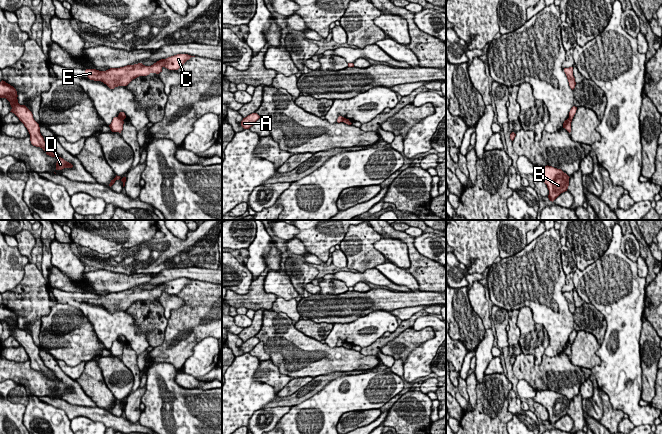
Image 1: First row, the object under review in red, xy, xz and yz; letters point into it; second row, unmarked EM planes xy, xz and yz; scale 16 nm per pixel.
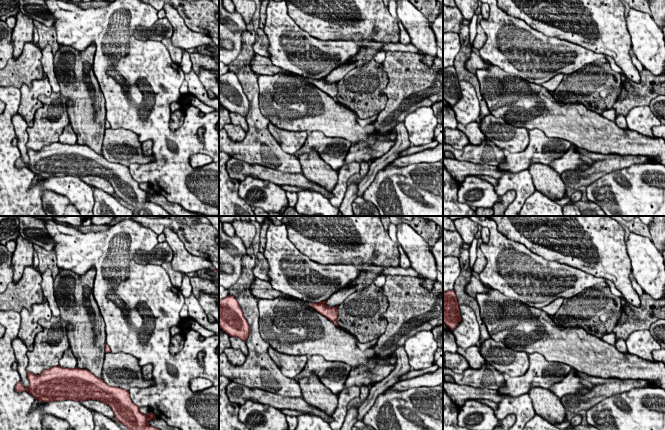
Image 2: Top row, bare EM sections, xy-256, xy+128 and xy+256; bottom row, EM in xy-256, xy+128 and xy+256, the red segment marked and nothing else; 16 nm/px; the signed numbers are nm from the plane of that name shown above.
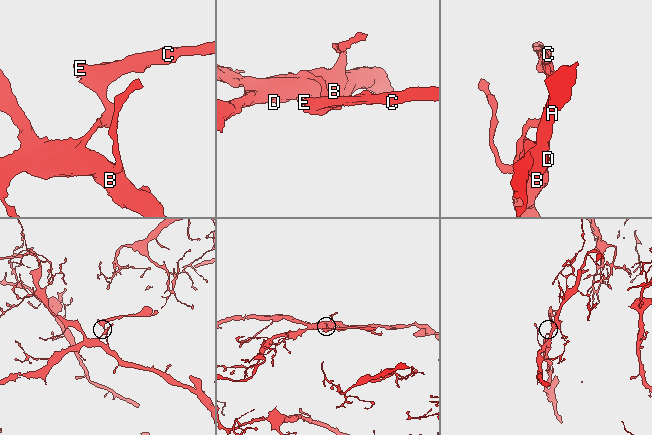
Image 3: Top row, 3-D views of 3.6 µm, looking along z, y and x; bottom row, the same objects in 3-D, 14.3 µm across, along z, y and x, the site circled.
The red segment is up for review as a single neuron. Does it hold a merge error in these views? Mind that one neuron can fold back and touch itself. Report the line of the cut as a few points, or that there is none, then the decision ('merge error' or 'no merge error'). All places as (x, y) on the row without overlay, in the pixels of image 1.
yz (568, 342), (571, 344) | merge error

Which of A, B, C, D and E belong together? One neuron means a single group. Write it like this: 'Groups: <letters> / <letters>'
Groups: A B D / C E

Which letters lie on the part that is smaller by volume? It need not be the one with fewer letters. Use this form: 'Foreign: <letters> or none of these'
Foreign: C, E

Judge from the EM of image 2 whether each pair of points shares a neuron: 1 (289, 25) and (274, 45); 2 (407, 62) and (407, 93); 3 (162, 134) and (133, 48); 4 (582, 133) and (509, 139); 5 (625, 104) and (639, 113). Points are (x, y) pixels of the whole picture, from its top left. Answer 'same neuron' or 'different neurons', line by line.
1: same neuron
2: same neuron
3: same neuron
4: different neurons
5: different neurons

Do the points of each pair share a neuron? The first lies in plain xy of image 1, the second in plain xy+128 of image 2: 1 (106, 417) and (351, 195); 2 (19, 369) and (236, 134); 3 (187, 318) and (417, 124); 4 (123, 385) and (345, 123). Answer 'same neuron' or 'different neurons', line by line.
1: different neurons
2: different neurons
3: different neurons
4: different neurons

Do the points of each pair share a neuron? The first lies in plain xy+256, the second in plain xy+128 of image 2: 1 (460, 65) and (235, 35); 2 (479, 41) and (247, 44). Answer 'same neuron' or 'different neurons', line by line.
1: different neurons
2: different neurons

